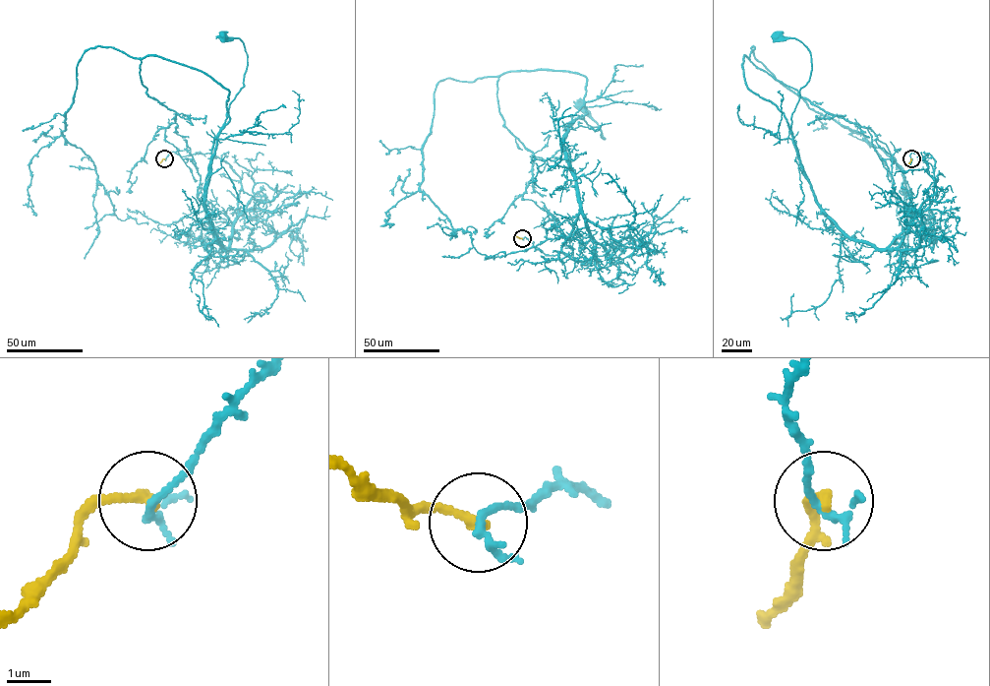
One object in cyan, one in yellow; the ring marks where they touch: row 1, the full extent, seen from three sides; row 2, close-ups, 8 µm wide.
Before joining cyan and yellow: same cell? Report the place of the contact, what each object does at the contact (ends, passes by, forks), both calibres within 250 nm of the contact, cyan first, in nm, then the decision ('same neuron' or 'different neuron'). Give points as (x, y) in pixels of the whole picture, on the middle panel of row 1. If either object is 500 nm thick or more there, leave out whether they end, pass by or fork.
place (522, 238); cyan passes by; yellow ends; calibres 160 and 240 nm; different neuron

